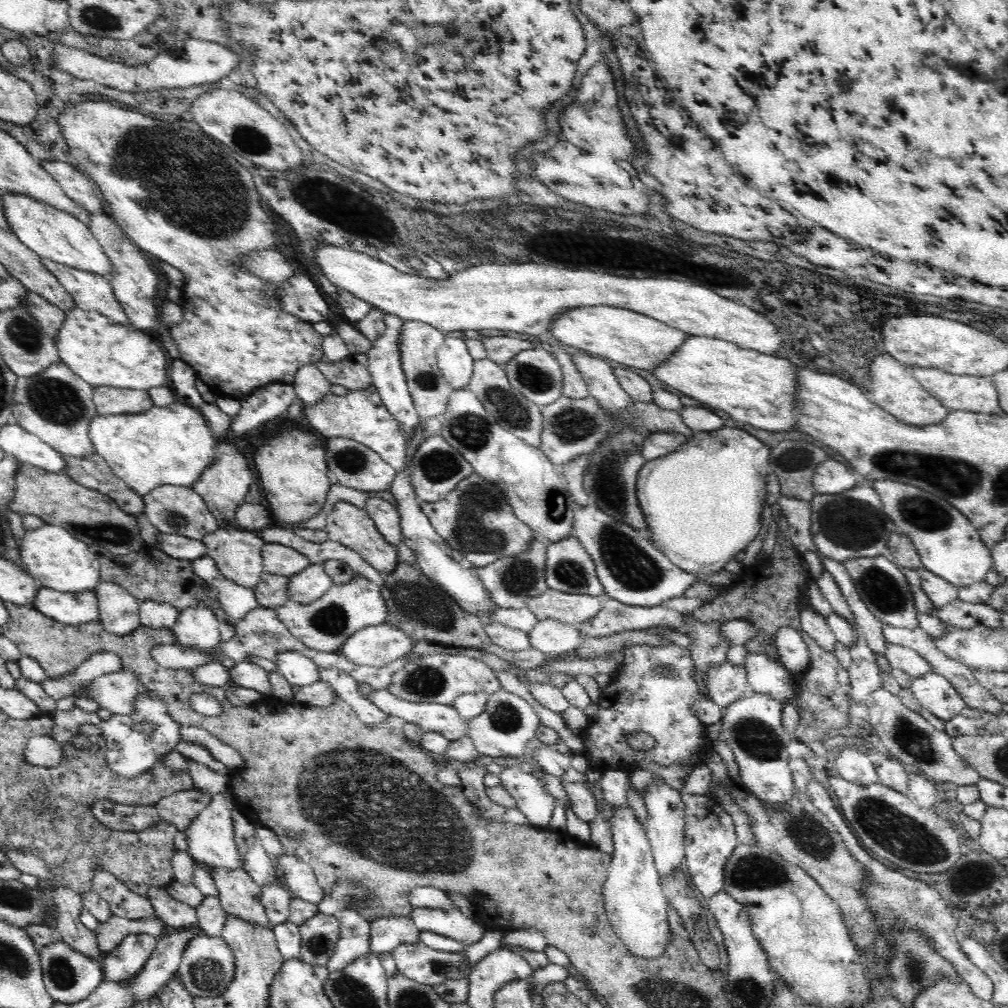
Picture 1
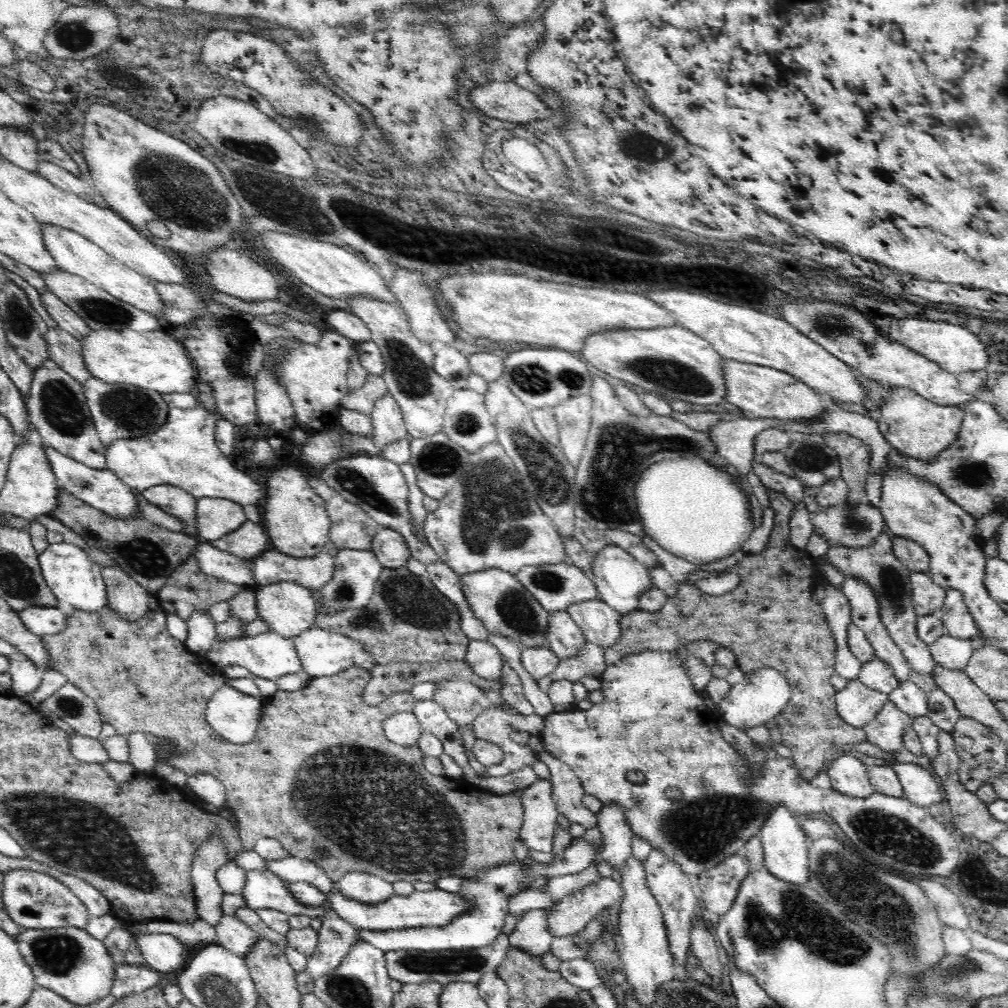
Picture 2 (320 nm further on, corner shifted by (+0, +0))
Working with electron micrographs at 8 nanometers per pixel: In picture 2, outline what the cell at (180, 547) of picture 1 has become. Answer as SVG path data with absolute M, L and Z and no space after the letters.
M210 542L196 545L192 557L197 560L198 566L210 576L230 581L241 587L256 586L251 573L252 564L247 566L242 558L223 551Z

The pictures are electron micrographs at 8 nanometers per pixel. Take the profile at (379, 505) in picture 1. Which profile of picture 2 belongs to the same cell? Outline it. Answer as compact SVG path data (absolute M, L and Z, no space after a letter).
M380 526L375 530L372 551L386 568L403 567L412 557L406 537L392 527Z

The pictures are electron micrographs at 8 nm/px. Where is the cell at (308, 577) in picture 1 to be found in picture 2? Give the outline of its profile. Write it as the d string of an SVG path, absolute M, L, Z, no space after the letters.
M295 582L257 585L258 616L272 625L272 630L293 637L314 626L316 599L314 589Z

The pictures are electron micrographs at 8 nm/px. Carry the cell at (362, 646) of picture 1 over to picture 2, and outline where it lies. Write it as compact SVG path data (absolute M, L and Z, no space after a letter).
M312 626L308 630L293 636L293 639L300 661L302 661L304 672L312 678L334 676L338 672L346 671L351 667L372 671L377 666L374 653L366 647L366 643L339 632L330 632L326 629Z

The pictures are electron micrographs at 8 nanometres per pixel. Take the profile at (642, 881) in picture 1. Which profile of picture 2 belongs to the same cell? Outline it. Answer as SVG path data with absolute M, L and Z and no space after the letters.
M630 855L621 868L620 888L622 898L619 910L619 954L625 980L634 989L634 995L643 1005L650 1004L655 997L655 988L663 982L676 979L681 974L674 959L662 907L646 880L645 863L636 855Z

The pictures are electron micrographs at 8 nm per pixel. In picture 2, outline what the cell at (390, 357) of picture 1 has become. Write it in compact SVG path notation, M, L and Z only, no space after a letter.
M389 390L375 400L371 415L374 421L374 434L370 439L380 449L383 450L386 443L398 442L399 438L404 438L408 434L398 399Z

